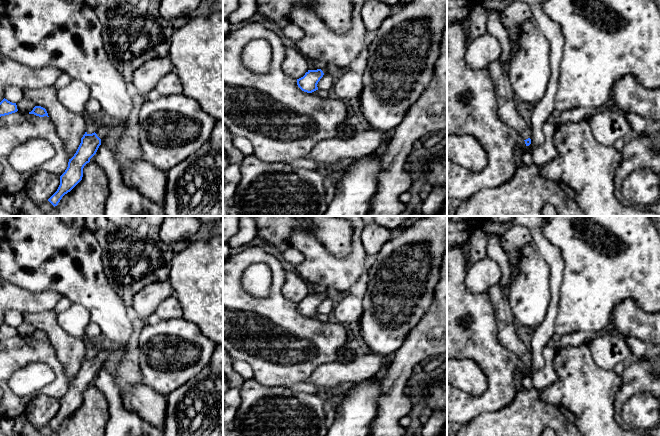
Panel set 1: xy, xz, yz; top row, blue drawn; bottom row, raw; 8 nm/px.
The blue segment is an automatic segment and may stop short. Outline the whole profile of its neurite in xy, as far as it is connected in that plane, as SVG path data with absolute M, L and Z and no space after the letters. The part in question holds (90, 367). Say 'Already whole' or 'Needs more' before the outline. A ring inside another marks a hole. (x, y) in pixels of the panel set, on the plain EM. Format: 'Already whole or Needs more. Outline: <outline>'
Needs more. Outline: M107 346L101 347L94 357L88 358L85 356L76 377L69 383L67 393L60 400L60 409L57 415L48 423L54 431L58 429L65 418L70 416L82 404L83 392L96 378L101 369L101 364L105 363L109 357L109 349L110 347Z

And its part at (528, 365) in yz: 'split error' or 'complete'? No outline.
split error

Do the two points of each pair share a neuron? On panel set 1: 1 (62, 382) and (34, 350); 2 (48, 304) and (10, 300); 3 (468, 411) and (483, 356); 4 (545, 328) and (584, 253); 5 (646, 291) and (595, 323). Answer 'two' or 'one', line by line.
1: one
2: one
3: one
4: two
5: one

